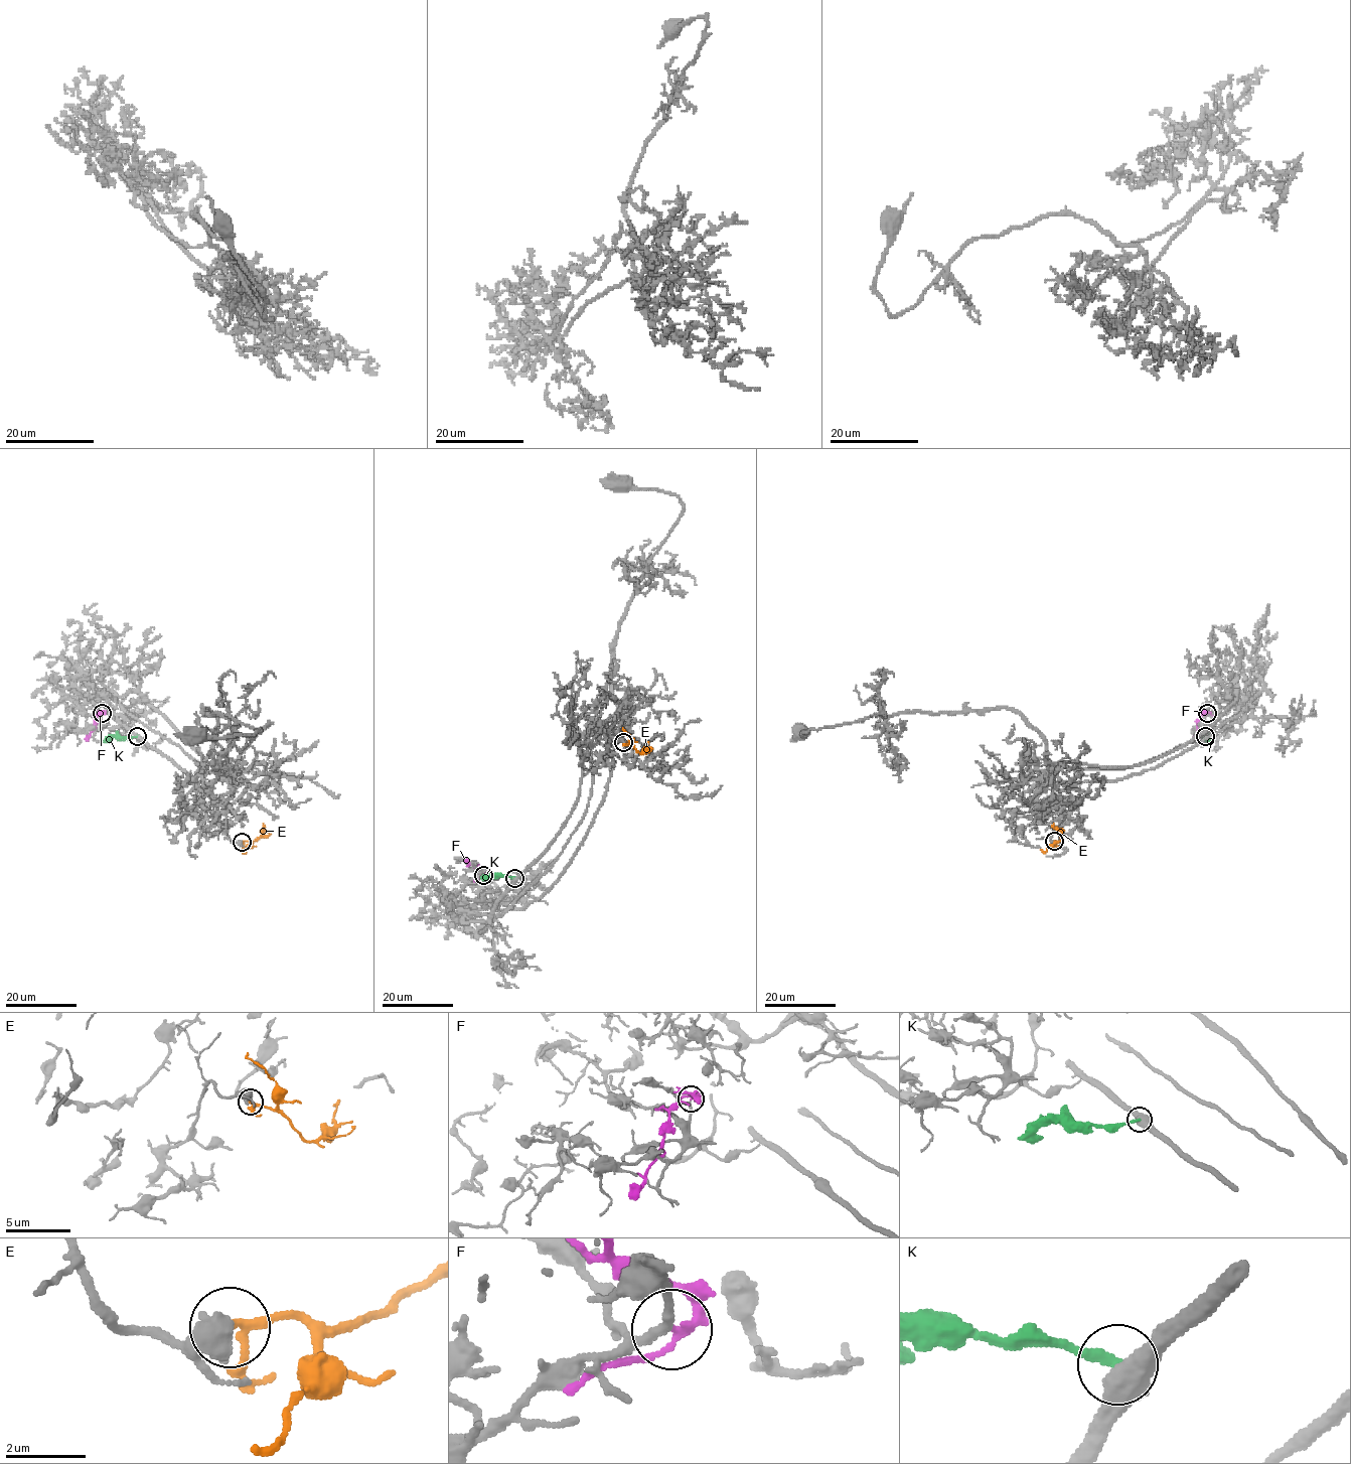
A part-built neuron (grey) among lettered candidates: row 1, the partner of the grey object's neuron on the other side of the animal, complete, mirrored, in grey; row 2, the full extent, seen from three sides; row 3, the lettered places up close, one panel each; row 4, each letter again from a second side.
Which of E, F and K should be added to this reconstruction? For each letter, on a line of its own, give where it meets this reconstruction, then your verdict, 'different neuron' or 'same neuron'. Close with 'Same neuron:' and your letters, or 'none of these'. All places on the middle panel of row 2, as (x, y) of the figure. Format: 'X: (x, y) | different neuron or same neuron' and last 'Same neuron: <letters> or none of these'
E: (623, 742) | same neuron
F: (483, 875) | different neuron
K: (514, 878) | different neuron
Same neuron: E

